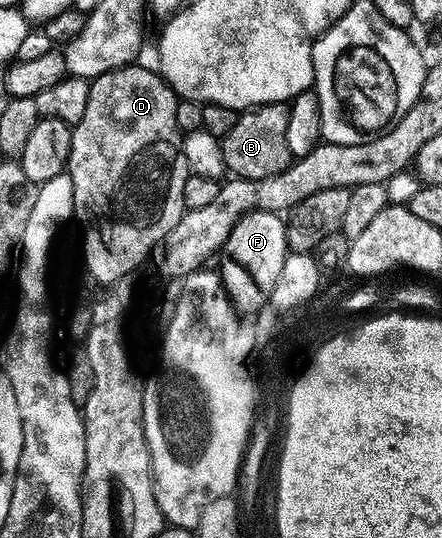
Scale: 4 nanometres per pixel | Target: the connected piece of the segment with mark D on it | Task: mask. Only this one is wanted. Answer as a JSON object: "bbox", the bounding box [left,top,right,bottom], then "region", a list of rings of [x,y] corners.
{"bbox":[66,66,180,216],"region":[[[138,66],[112,69],[90,80],[88,106],[84,108],[84,117],[80,117],[80,121],[73,124],[70,133],[70,156],[66,162],[69,174],[75,177],[83,175],[76,187],[76,211],[79,216],[87,210],[95,215],[98,207],[102,207],[102,199],[106,199],[106,191],[114,187],[114,179],[122,175],[122,167],[126,167],[126,159],[130,159],[130,151],[138,151],[142,143],[150,143],[150,139],[158,139],[158,135],[170,135],[170,131],[180,131],[176,123],[179,96],[174,94],[170,84],[157,70],[149,71],[146,67]]]}

